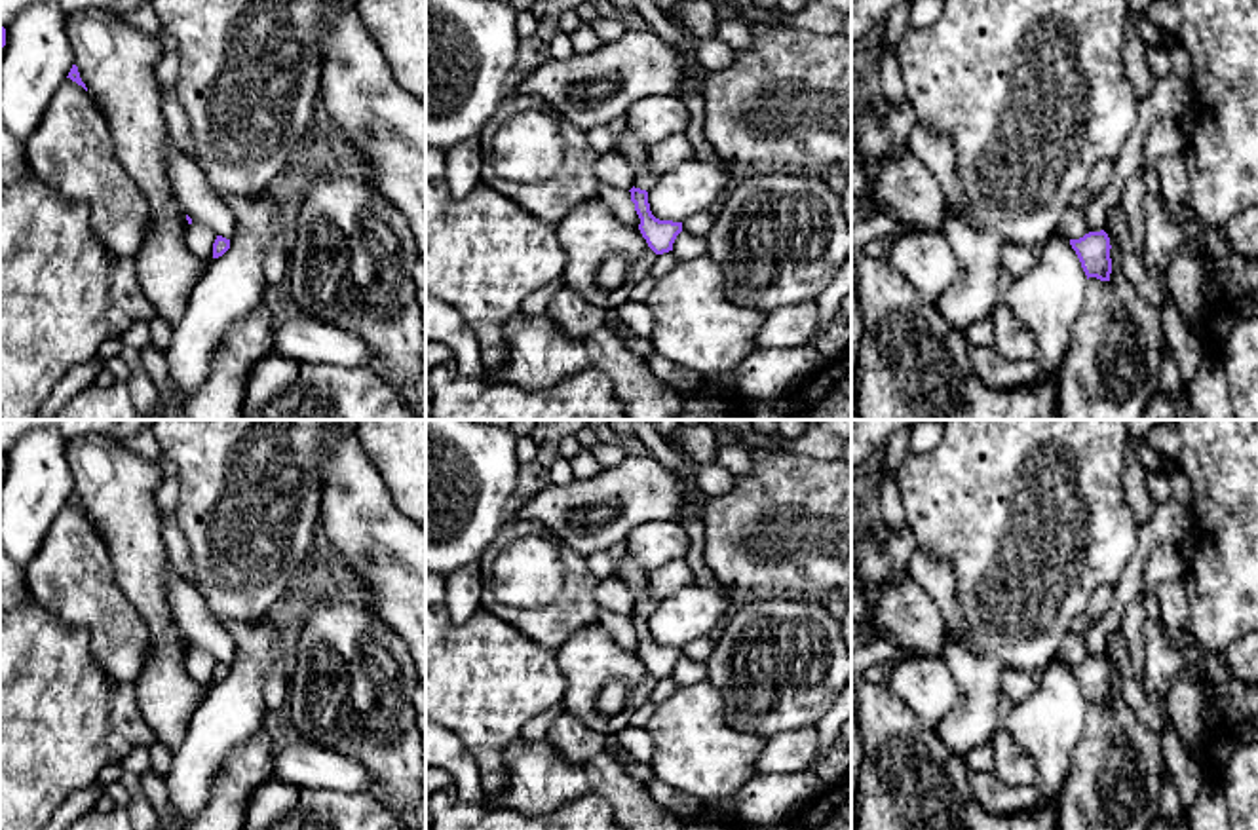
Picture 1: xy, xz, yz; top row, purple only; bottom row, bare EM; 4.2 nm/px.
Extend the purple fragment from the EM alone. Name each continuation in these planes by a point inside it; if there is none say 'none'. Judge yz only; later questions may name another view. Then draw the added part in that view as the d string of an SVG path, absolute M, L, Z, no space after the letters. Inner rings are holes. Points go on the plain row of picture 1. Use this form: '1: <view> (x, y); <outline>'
none

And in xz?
none

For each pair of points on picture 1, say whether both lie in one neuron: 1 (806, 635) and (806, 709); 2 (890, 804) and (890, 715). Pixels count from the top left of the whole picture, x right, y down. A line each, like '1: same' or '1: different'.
1: same
2: same

